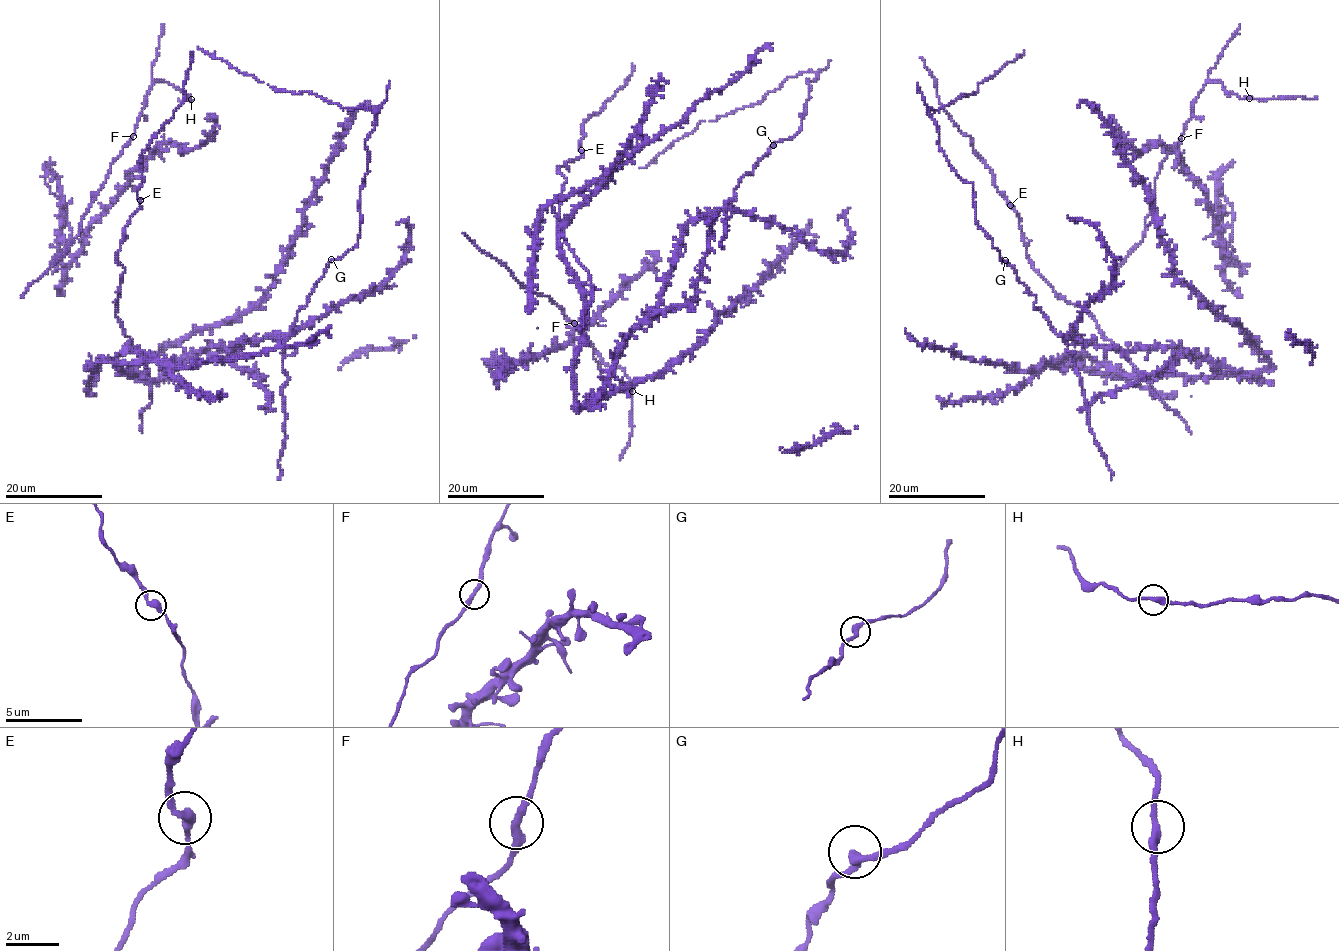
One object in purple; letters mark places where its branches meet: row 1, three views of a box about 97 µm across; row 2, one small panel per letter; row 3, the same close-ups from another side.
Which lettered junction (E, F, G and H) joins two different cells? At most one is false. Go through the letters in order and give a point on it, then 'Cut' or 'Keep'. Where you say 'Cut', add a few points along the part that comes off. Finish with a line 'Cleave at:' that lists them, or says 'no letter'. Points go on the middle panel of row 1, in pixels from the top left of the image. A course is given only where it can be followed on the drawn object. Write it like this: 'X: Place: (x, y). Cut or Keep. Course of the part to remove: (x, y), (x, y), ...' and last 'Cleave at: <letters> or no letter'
E: Place: (581, 150). Keep
F: Place: (574, 323). Keep
G: Place: (773, 145). Keep
H: Place: (632, 391). Keep
Cleave at: no letter

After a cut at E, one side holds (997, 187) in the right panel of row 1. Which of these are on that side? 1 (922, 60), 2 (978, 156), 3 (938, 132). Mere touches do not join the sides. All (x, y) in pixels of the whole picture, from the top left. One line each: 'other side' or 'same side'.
1: same side
2: same side
3: other side

